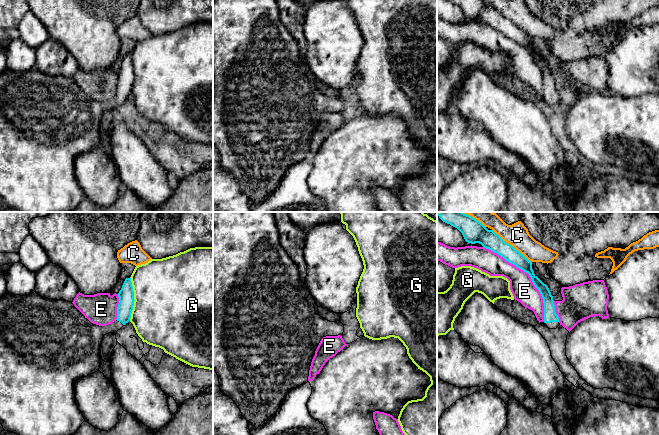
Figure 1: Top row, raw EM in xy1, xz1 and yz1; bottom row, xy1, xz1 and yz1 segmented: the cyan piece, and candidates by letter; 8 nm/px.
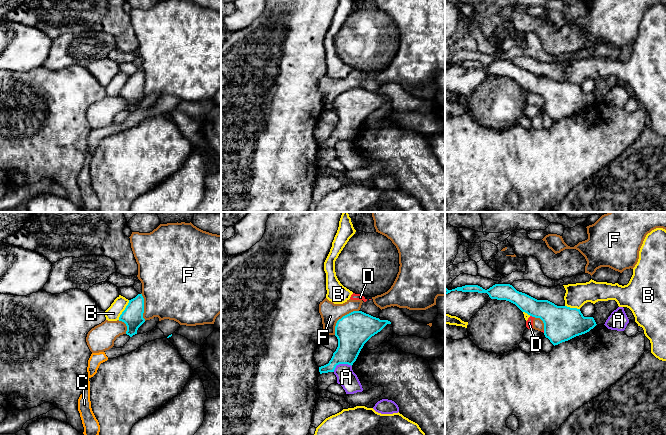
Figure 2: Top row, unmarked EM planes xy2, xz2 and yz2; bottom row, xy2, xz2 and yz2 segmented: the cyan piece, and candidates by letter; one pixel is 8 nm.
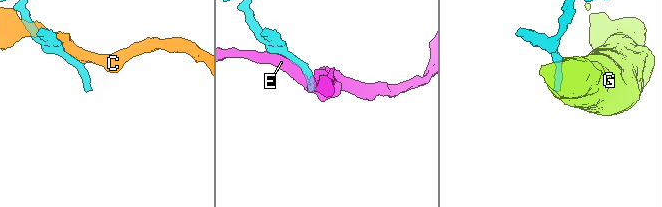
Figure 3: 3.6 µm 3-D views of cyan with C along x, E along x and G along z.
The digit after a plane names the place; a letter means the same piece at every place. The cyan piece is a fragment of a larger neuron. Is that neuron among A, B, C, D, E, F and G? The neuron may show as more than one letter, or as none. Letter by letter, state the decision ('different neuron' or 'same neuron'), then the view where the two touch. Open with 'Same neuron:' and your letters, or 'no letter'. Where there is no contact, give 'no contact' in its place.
Same neuron: no letter
A: different neuron; meets cyan in xz2
B: different neuron; meets cyan in xy2
C: different neuron; meets cyan in yz1
D: different neuron; meets cyan in yz2
E: different neuron; meets cyan in yz1
F: different neuron; meets cyan in xz2
G: different neuron; meets cyan in xy1

